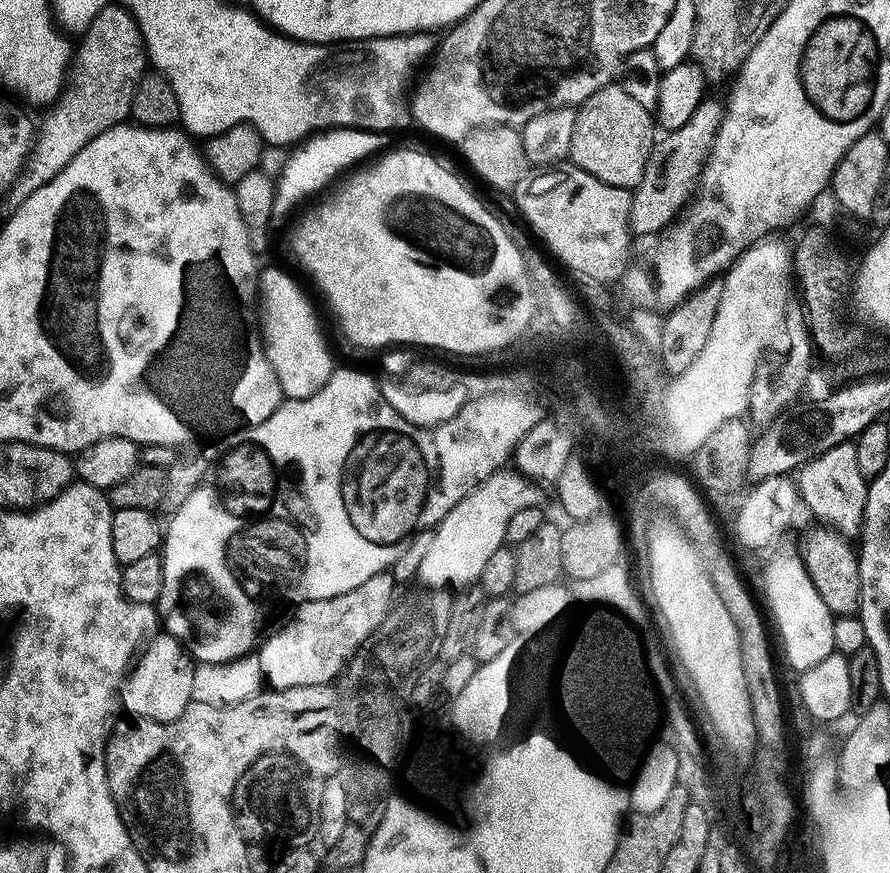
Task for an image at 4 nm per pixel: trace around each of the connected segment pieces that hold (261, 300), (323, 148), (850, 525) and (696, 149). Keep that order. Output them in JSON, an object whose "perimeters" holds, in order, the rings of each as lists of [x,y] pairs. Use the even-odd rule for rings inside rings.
{"perimeters":[[[[268,268],[258,276],[258,308],[262,313],[262,339],[264,353],[280,383],[280,391],[289,400],[305,400],[315,394],[329,380],[334,371],[332,356],[328,353],[328,344],[320,333],[320,324],[316,321],[316,312],[304,292],[280,268]]],[[[337,128],[317,133],[303,141],[294,150],[296,152],[287,157],[282,172],[275,181],[276,198],[271,210],[273,221],[280,222],[295,208],[296,202],[320,191],[344,168],[376,151],[379,153],[386,146],[385,138],[387,137],[379,131]]],[[[855,443],[839,444],[828,453],[809,460],[799,469],[799,499],[803,507],[812,511],[813,521],[839,532],[845,538],[859,537],[860,527],[864,525],[866,494],[869,481],[865,480],[855,457]]],[[[705,98],[686,126],[667,133],[652,149],[648,165],[644,167],[644,177],[632,192],[632,209],[628,212],[628,227],[637,237],[652,236],[664,227],[667,229],[681,215],[679,212],[691,198],[696,184],[698,188],[704,165],[712,154],[712,143],[720,131],[721,119],[721,105],[719,108],[712,98]]]]}

